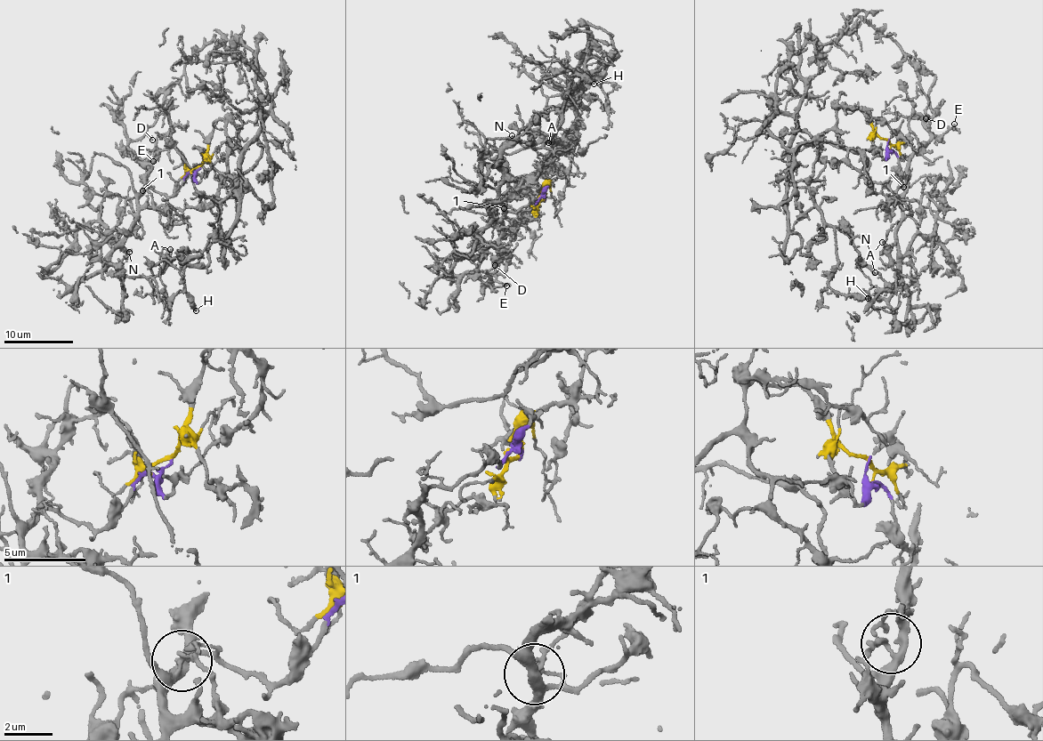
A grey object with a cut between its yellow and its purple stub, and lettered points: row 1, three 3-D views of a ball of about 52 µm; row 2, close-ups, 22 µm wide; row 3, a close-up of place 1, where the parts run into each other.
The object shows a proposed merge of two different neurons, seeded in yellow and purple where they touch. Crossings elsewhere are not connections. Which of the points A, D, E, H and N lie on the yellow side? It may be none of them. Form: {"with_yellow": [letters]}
{"with_yellow": ["H"]}

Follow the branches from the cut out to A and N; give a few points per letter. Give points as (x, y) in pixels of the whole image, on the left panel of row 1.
A: (200, 165), (170, 196), (143, 189), (138, 199), (138, 221), (109, 262), (136, 277), (157, 275), (170, 248)
N: (200, 165), (170, 196), (143, 189), (138, 199), (138, 221), (109, 262), (116, 265), (128, 252)

